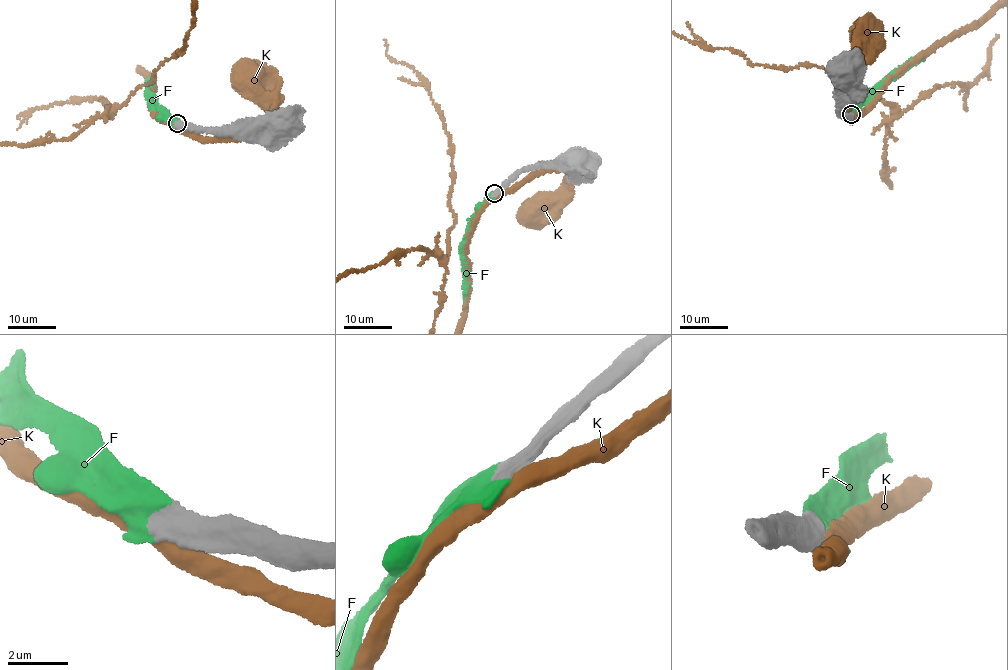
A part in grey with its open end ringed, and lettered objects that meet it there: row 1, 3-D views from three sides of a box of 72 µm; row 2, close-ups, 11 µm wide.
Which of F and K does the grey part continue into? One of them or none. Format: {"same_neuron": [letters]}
{"same_neuron": ["F"]}

